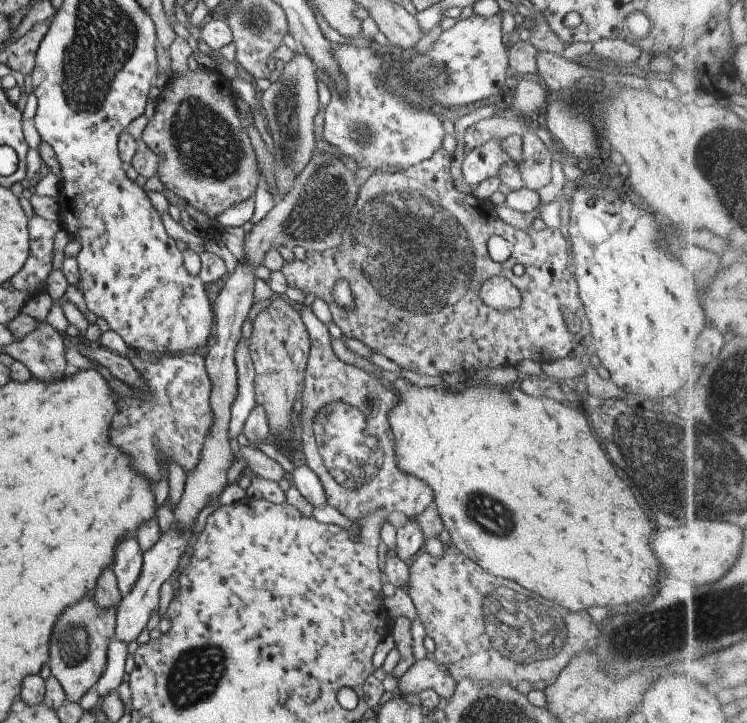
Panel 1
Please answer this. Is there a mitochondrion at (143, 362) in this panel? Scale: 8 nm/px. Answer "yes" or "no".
no

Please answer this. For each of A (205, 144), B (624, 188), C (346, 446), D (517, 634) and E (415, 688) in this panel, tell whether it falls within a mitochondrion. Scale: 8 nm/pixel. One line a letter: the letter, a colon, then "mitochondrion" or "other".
A: mitochondrion
B: other
C: mitochondrion
D: mitochondrion
E: other

